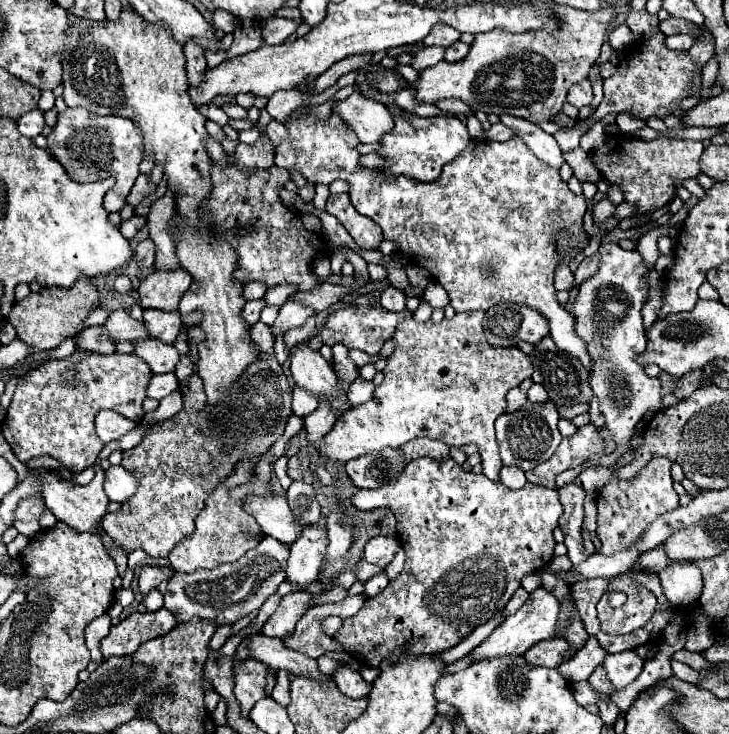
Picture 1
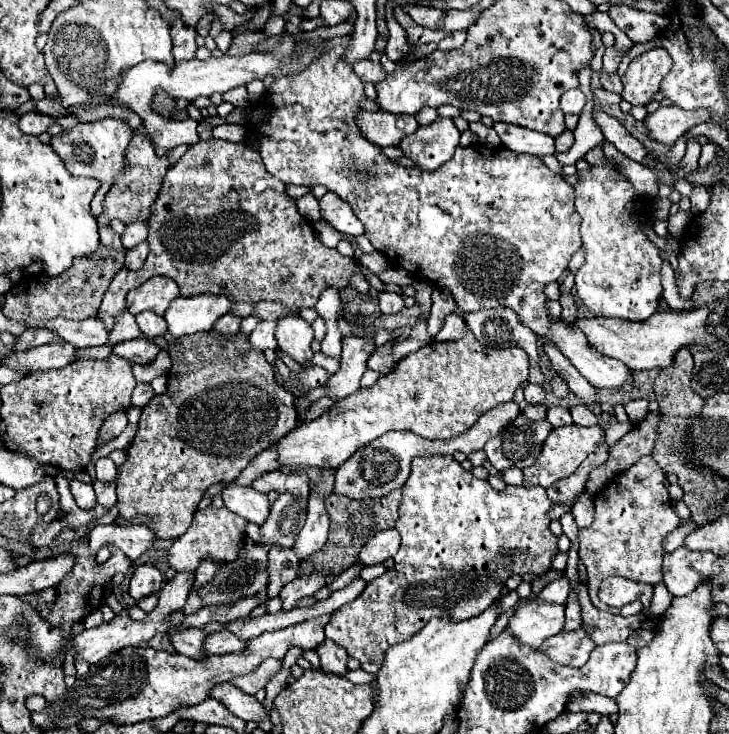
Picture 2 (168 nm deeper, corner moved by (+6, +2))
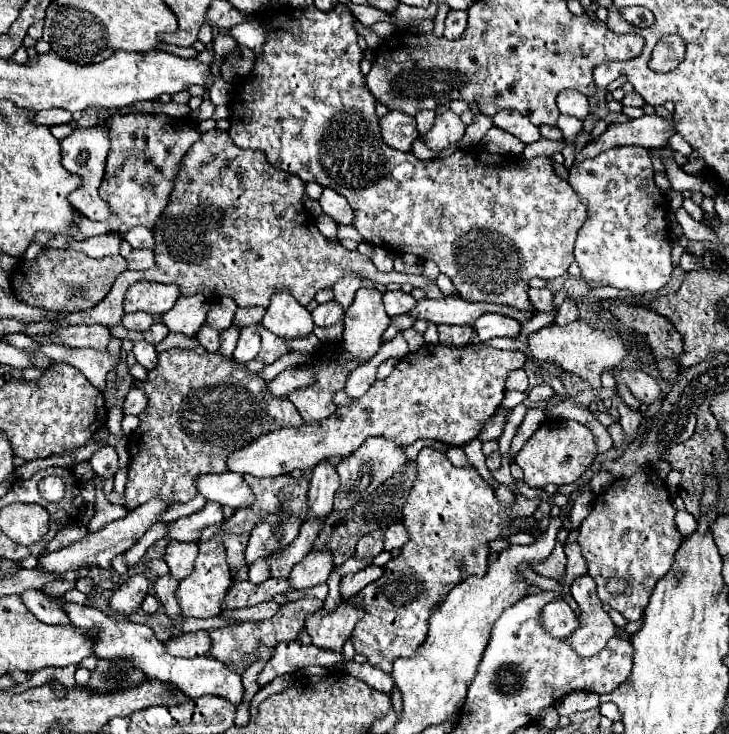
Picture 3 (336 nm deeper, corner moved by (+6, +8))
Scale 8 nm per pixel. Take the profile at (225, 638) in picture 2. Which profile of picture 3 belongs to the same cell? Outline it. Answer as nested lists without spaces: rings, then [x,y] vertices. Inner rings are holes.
[[[195,631],[195,633],[183,633],[183,637],[175,637],[175,641],[165,643],[167,653],[173,657],[197,657],[207,655],[211,649],[211,639],[207,631]]]

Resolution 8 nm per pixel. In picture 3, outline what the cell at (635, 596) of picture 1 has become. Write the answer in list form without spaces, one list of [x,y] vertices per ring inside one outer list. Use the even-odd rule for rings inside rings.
[[[641,469],[629,479],[617,479],[603,495],[597,497],[593,511],[579,527],[579,545],[589,565],[589,575],[597,583],[597,595],[611,609],[617,609],[629,623],[639,621],[655,583],[669,571],[673,555],[683,537],[675,527],[675,509],[669,501],[665,481],[651,469]],[[609,577],[623,579],[629,587],[625,593],[609,593]]]

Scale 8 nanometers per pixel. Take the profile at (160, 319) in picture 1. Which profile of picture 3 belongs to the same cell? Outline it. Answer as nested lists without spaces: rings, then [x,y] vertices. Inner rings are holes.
[[[131,313],[121,319],[121,327],[129,331],[147,331],[155,323],[155,317],[149,313]]]

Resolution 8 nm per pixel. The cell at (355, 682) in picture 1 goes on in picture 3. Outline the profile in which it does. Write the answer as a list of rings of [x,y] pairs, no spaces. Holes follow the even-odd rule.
[[[339,603],[333,611],[319,609],[311,613],[305,621],[305,631],[311,635],[315,647],[341,651],[359,617],[363,617],[363,609],[359,609],[359,605]]]

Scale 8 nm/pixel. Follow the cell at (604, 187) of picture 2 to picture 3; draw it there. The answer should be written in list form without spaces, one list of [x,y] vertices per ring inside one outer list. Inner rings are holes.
[[[615,147],[599,153],[569,169],[569,185],[581,195],[589,207],[589,219],[579,229],[575,241],[575,261],[581,267],[585,281],[601,281],[605,285],[627,289],[635,297],[645,293],[655,293],[669,283],[673,273],[671,263],[671,241],[667,231],[667,211],[665,195],[653,181],[653,165],[649,151],[643,147]]]

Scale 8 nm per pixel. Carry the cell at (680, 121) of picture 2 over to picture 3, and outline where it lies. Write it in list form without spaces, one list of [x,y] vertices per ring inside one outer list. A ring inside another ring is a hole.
[[[643,115],[627,123],[613,123],[595,141],[589,141],[583,149],[575,151],[573,165],[579,165],[583,159],[591,159],[611,147],[639,145],[645,149],[661,149],[667,145],[673,133],[675,133],[673,121],[663,119],[659,115]]]

